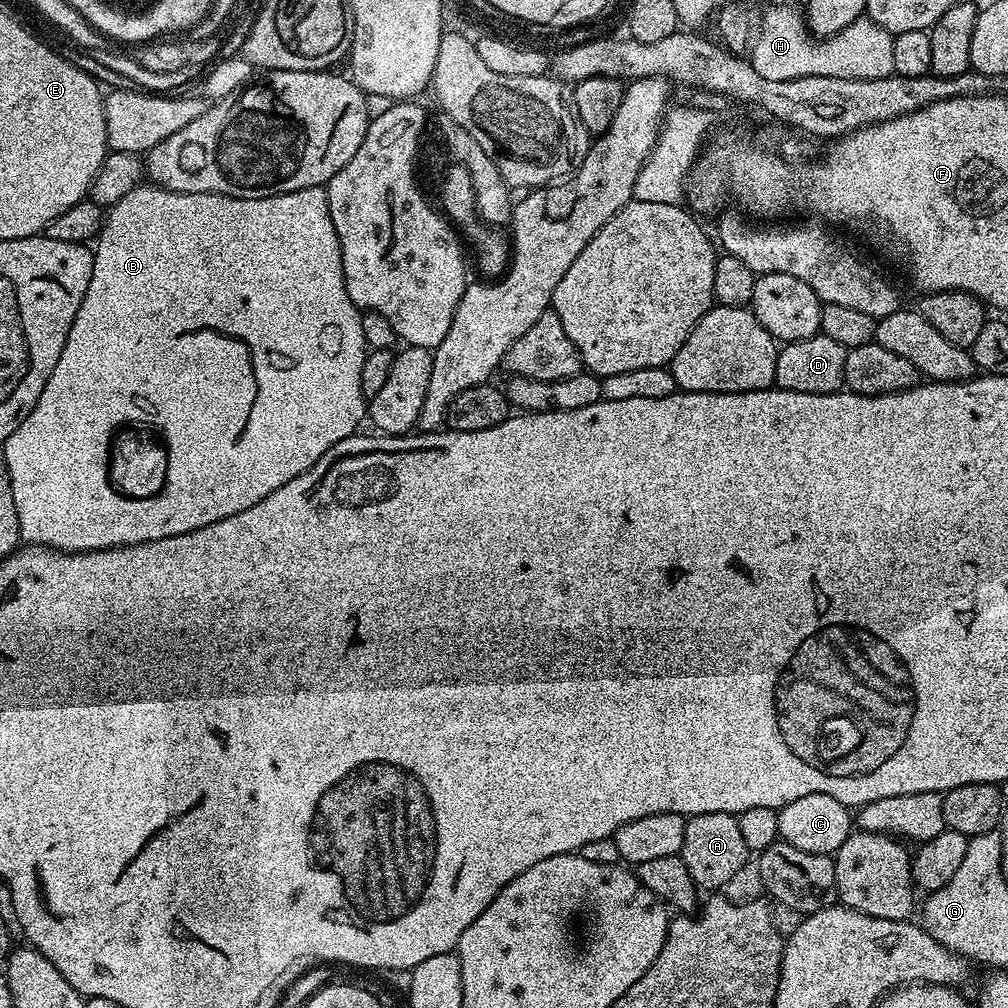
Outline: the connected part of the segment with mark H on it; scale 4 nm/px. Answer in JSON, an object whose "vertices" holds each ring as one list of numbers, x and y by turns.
{"vertices":[[776,4,765,10,760,20,760,29,757,32,755,29,750,44,750,59,754,70,758,70,762,78,774,78,774,82,807,76,854,80,886,78,894,73,892,37,891,33,878,27,872,20,861,18,850,22,838,34,813,38,801,9,799,12,788,4]]}

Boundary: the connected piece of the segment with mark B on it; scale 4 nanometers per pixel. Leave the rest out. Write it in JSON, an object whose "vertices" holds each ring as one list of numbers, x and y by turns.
{"vertices":[[141,186,130,190,126,198,118,198,118,202,107,209,104,225,100,227,92,254,90,286,86,286,86,298,82,298,82,306,78,306,78,314,70,326,66,346,62,346,62,354,54,365,54,374,50,374,50,382,46,382,46,390,42,390,42,398,38,398,34,410,30,410,26,422,22,422,22,426,18,426,18,430,14,430,14,434,10,434,10,438,2,444,2,455,10,470,10,486,14,490,14,510,18,510,21,541,39,544,42,548,57,548,60,552,96,552,99,548,130,548,134,544,145,544,176,534,190,534,190,530,202,530,202,526,222,522,222,518,230,518,230,514,242,514,242,510,254,506,254,502,262,502,262,498,278,490,278,486,286,486,290,478,298,478,298,474,309,472,322,458,322,454,330,450,330,446,353,435,359,429,356,427,366,420,366,397,362,394,362,362,366,355,366,345,362,338,360,313,361,309,357,308,350,294,346,294,342,250,334,222,330,222,327,187,303,188,266,198,234,198,222,194,182,194,155,186]]}

